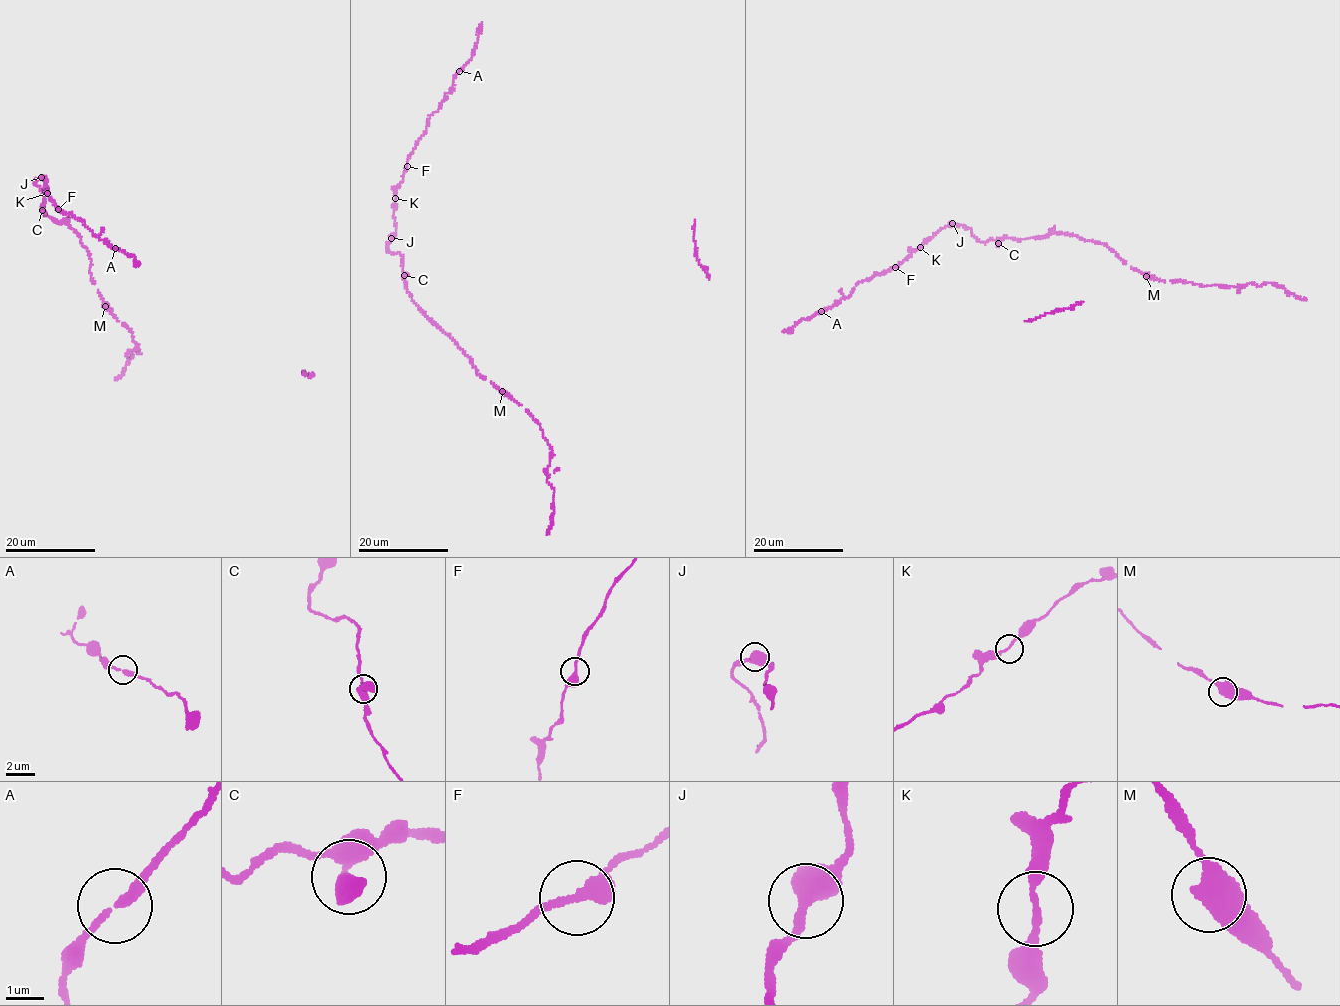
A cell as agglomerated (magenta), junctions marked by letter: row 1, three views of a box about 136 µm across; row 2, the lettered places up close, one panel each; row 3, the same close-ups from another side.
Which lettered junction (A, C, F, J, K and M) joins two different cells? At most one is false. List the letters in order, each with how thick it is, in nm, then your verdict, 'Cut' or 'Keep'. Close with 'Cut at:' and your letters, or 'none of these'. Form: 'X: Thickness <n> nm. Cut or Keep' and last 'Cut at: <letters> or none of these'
A: Thickness 240 nm. Keep
C: Thickness 480 nm. Keep
F: Thickness 360 nm. Keep
J: Thickness 500 nm. Keep
K: Thickness 190 nm. Keep
M: Thickness 500 nm. Keep
Cut at: none of these

